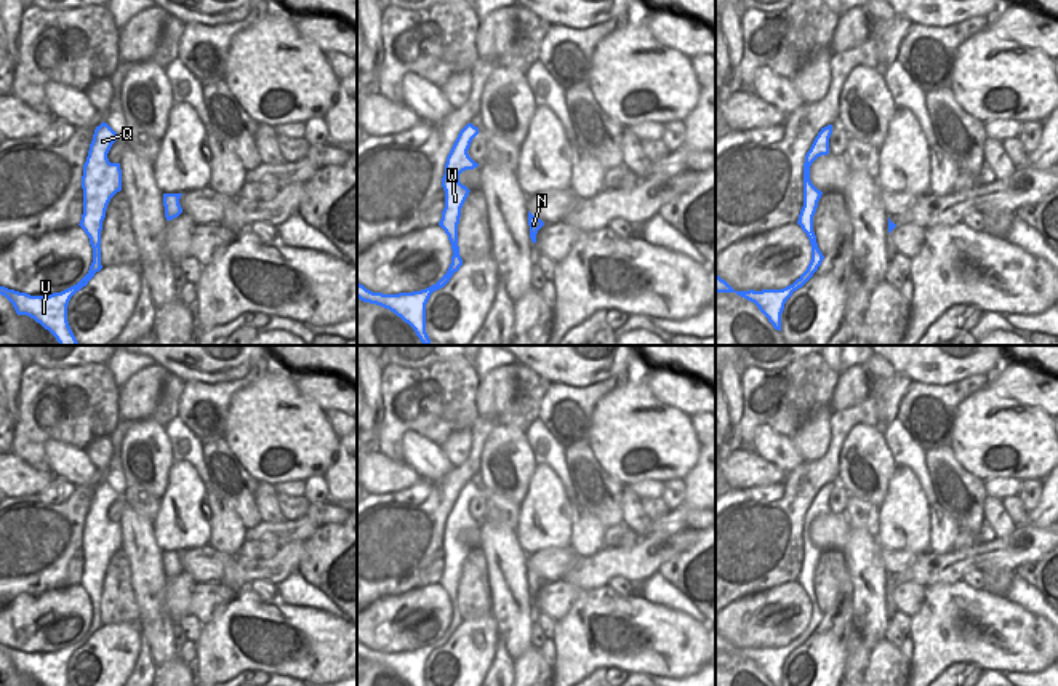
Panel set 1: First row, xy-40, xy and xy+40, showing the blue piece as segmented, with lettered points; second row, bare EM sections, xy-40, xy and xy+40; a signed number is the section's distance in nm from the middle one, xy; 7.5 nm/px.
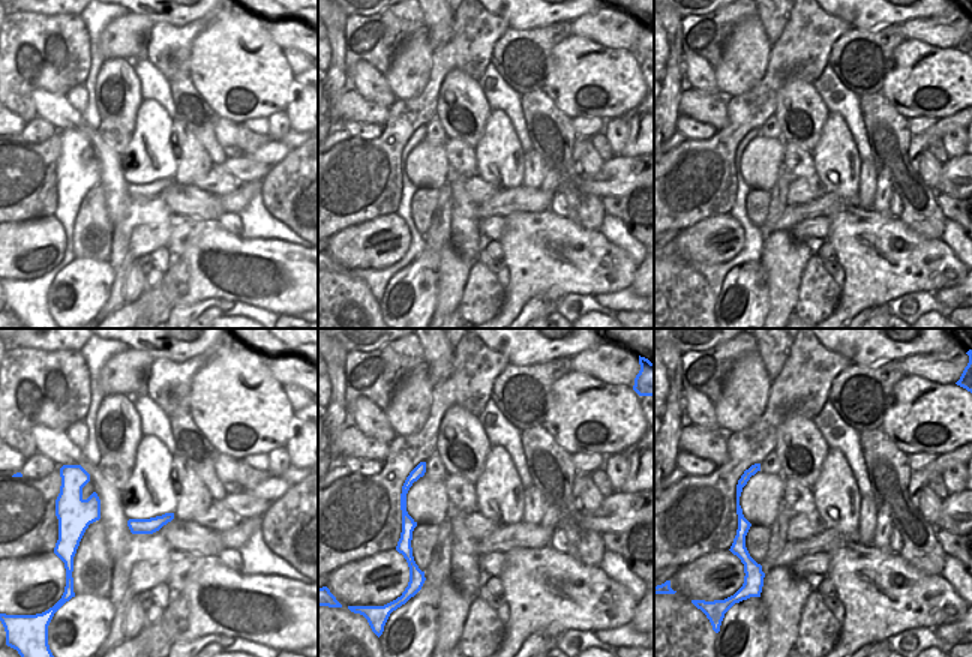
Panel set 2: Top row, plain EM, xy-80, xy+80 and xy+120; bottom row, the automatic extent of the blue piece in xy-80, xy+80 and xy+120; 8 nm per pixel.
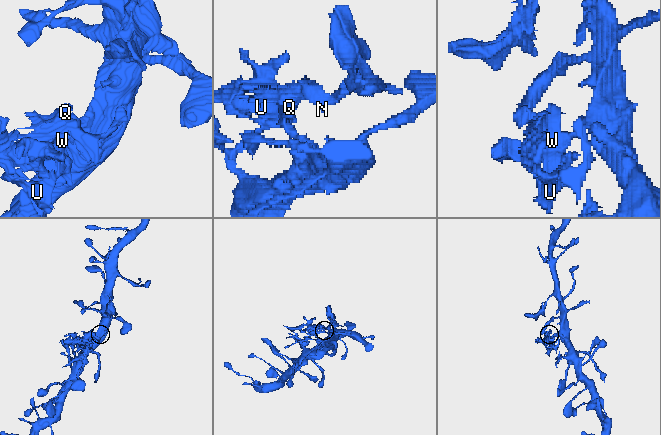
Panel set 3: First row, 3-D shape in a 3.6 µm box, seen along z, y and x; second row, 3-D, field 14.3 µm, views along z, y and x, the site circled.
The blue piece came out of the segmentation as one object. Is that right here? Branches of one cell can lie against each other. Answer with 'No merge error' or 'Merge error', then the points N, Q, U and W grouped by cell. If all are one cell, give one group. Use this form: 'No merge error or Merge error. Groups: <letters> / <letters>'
No merge error. Groups: N Q U W

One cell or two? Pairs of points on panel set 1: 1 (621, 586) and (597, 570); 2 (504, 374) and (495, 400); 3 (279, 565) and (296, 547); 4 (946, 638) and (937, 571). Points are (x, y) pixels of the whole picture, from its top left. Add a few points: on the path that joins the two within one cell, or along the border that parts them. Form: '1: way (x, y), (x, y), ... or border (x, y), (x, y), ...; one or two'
1: border (607, 581), (626, 578), (633, 584); two
2: way (501, 381), (495, 394); one
3: way (284, 560), (292, 552); one
4: border (962, 578), (954, 582), (930, 582), (925, 586); two

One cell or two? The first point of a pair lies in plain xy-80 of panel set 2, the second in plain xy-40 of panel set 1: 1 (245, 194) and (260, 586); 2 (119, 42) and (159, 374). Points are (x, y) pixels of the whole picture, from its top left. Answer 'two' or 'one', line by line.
1: two
2: one

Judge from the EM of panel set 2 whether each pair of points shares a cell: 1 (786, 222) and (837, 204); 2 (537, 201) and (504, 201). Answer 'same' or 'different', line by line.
1: same
2: same

